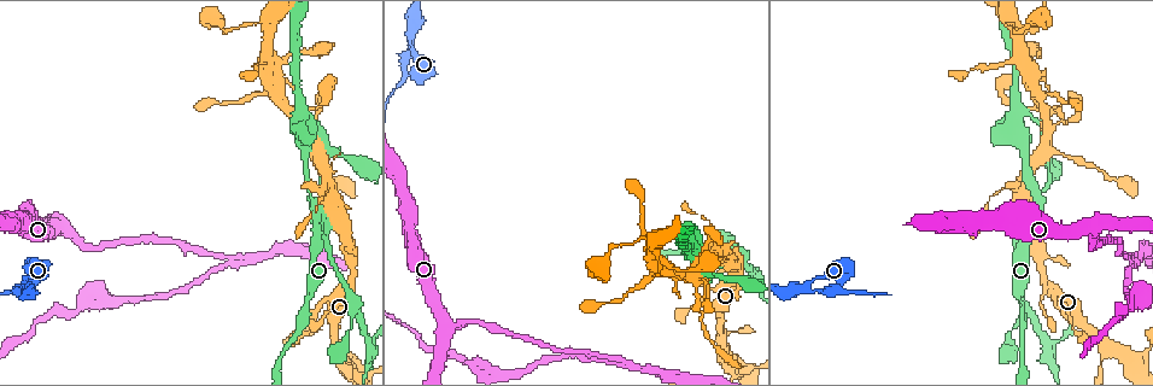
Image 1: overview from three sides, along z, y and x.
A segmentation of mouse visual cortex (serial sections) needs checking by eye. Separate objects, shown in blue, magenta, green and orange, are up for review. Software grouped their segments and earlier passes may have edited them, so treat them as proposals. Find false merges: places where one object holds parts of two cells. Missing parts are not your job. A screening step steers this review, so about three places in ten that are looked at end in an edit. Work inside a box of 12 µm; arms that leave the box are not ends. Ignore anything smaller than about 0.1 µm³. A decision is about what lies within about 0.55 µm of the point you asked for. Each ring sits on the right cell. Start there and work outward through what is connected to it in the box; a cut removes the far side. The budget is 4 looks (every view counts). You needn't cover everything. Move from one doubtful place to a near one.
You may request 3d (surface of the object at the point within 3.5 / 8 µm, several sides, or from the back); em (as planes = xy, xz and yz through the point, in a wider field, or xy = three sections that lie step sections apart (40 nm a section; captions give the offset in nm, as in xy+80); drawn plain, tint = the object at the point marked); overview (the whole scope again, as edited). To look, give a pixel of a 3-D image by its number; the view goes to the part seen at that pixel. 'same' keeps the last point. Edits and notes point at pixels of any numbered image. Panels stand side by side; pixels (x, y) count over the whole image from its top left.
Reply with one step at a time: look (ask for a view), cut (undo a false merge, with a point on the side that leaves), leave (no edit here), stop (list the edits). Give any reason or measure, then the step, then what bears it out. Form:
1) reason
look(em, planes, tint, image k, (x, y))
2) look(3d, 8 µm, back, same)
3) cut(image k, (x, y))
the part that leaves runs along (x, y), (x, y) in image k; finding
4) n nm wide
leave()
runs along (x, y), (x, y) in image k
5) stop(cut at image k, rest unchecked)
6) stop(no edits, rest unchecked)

narrows sharply
look(3d, 3.5 µm, image 1, (411, 35))

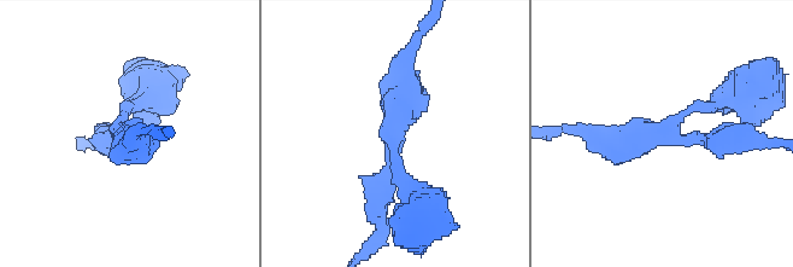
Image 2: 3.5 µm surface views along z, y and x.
look(em, xy, step 1, tint, image 2, (669, 130))

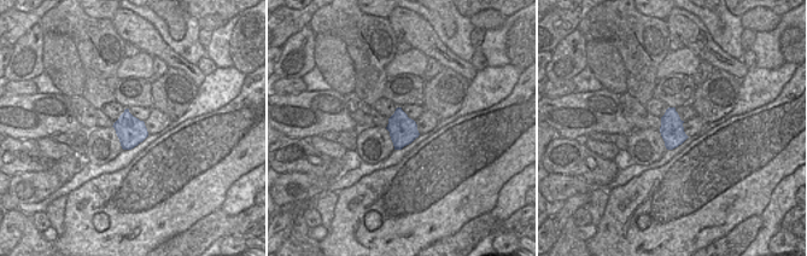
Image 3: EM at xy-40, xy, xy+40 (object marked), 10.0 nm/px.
arms of 200, 300, 400 nm
leave()
runs along (726, 98), (680, 114), (670, 132), (597, 139) in image 2; continuous, no second cell

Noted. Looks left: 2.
sharp bend
look(3d, 8 µm, image 1, (84, 248))

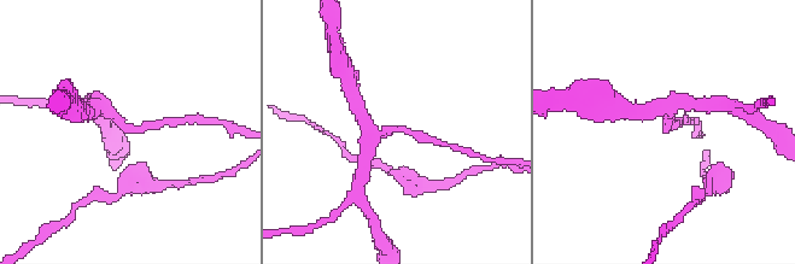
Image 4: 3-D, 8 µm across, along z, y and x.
arms of 250, 350 nm
look(em, planes, tint, image 4, (397, 131))

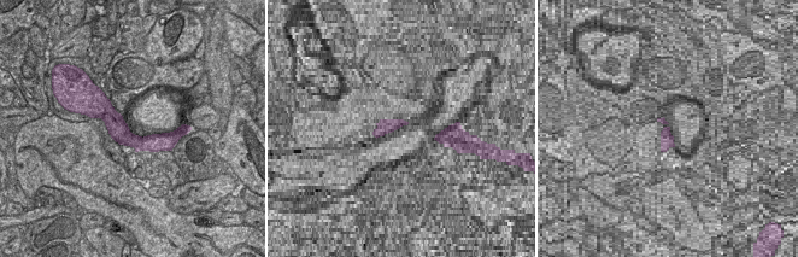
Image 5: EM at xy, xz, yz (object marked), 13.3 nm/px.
leave()
runs along (97, 114), (134, 141), (169, 136) in image 5; one cell here

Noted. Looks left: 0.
stop(no edits, rest unchecked)

